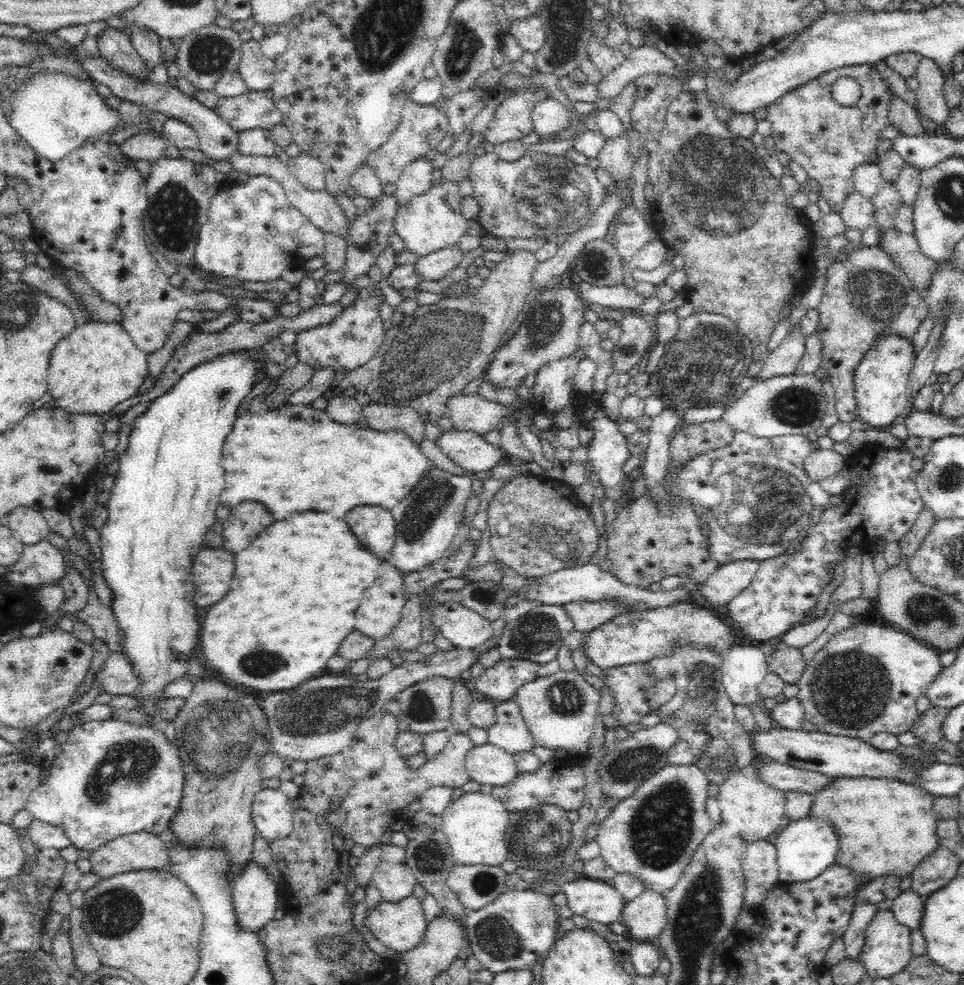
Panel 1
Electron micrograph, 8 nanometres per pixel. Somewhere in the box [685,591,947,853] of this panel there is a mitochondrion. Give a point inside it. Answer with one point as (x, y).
(851, 689)

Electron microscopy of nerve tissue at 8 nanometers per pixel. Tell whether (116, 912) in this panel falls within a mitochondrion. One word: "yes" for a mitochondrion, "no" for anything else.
yes

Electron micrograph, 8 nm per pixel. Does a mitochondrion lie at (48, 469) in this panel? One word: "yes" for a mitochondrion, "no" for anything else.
no

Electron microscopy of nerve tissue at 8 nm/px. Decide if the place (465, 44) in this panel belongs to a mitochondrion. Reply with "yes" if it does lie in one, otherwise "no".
yes

